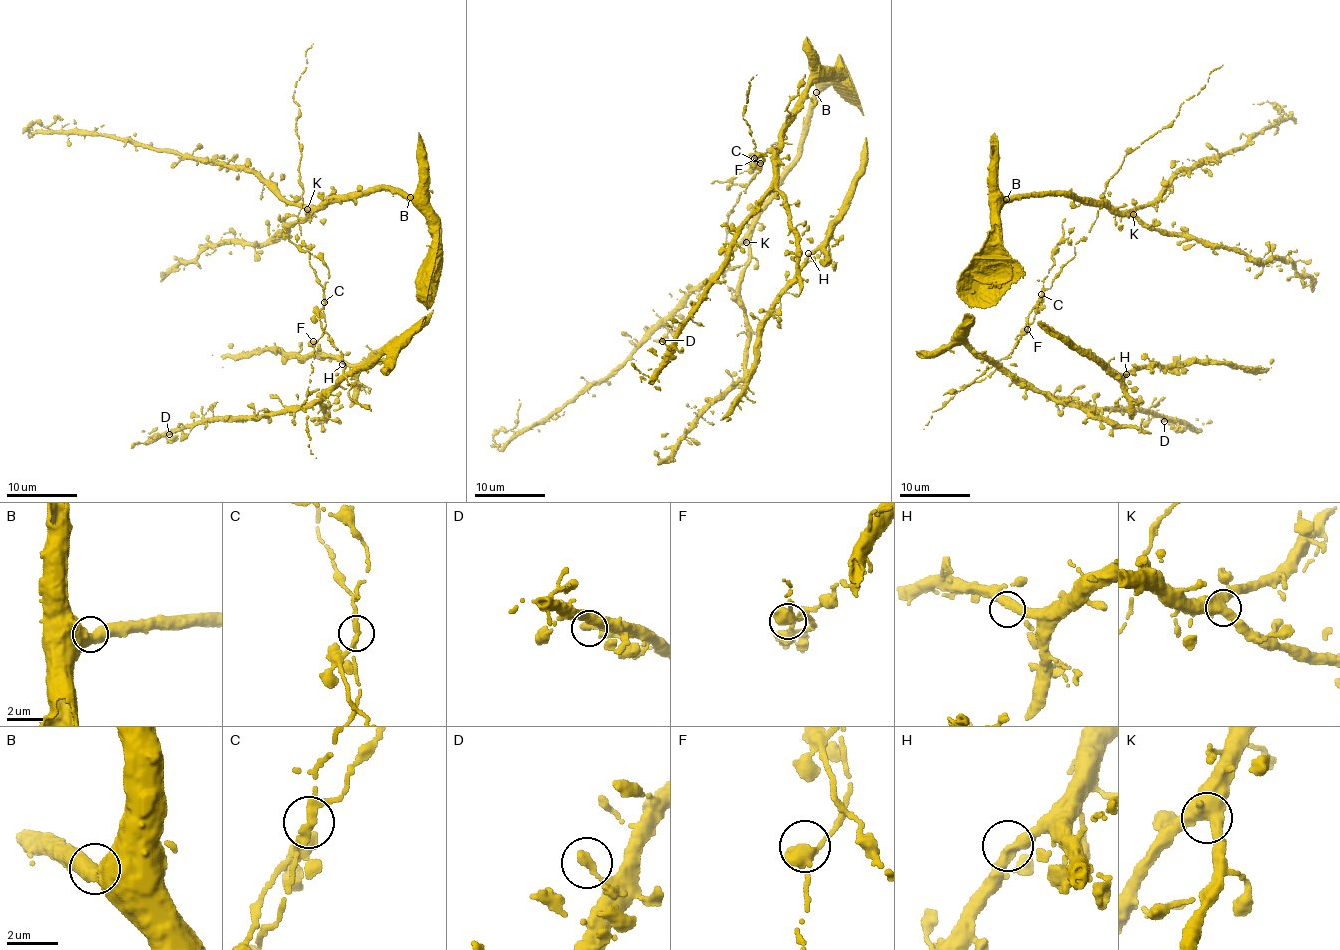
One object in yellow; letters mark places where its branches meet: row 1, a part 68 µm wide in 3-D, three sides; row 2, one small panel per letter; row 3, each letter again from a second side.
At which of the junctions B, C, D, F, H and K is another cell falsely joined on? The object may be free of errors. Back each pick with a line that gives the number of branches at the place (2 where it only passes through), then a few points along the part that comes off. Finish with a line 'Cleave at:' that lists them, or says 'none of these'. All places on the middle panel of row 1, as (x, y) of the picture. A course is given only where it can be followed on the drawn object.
C: branches 3; course (761, 164), (757, 156), (786, 137), (787, 106), (799, 92), (804, 74)
Cleave at: C

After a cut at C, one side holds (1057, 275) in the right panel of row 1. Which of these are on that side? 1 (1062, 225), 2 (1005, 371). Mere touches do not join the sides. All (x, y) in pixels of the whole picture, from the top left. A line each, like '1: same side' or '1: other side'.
1: other side
2: same side

